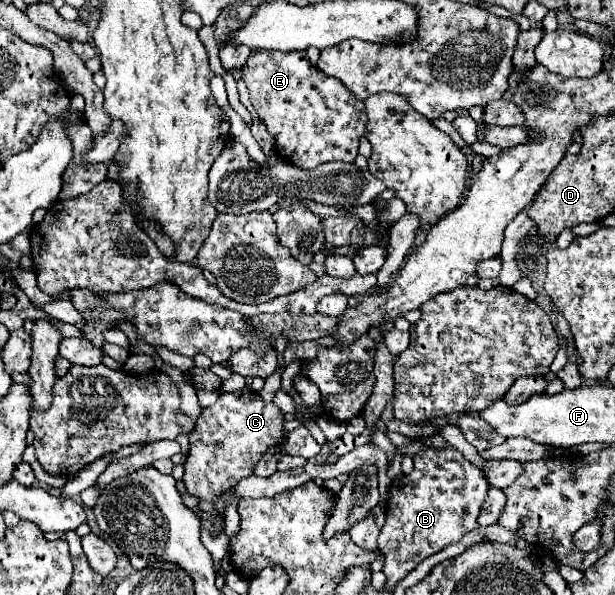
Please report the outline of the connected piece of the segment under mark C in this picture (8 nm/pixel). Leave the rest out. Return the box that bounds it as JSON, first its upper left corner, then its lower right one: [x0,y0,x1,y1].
[185,388,285,502]

